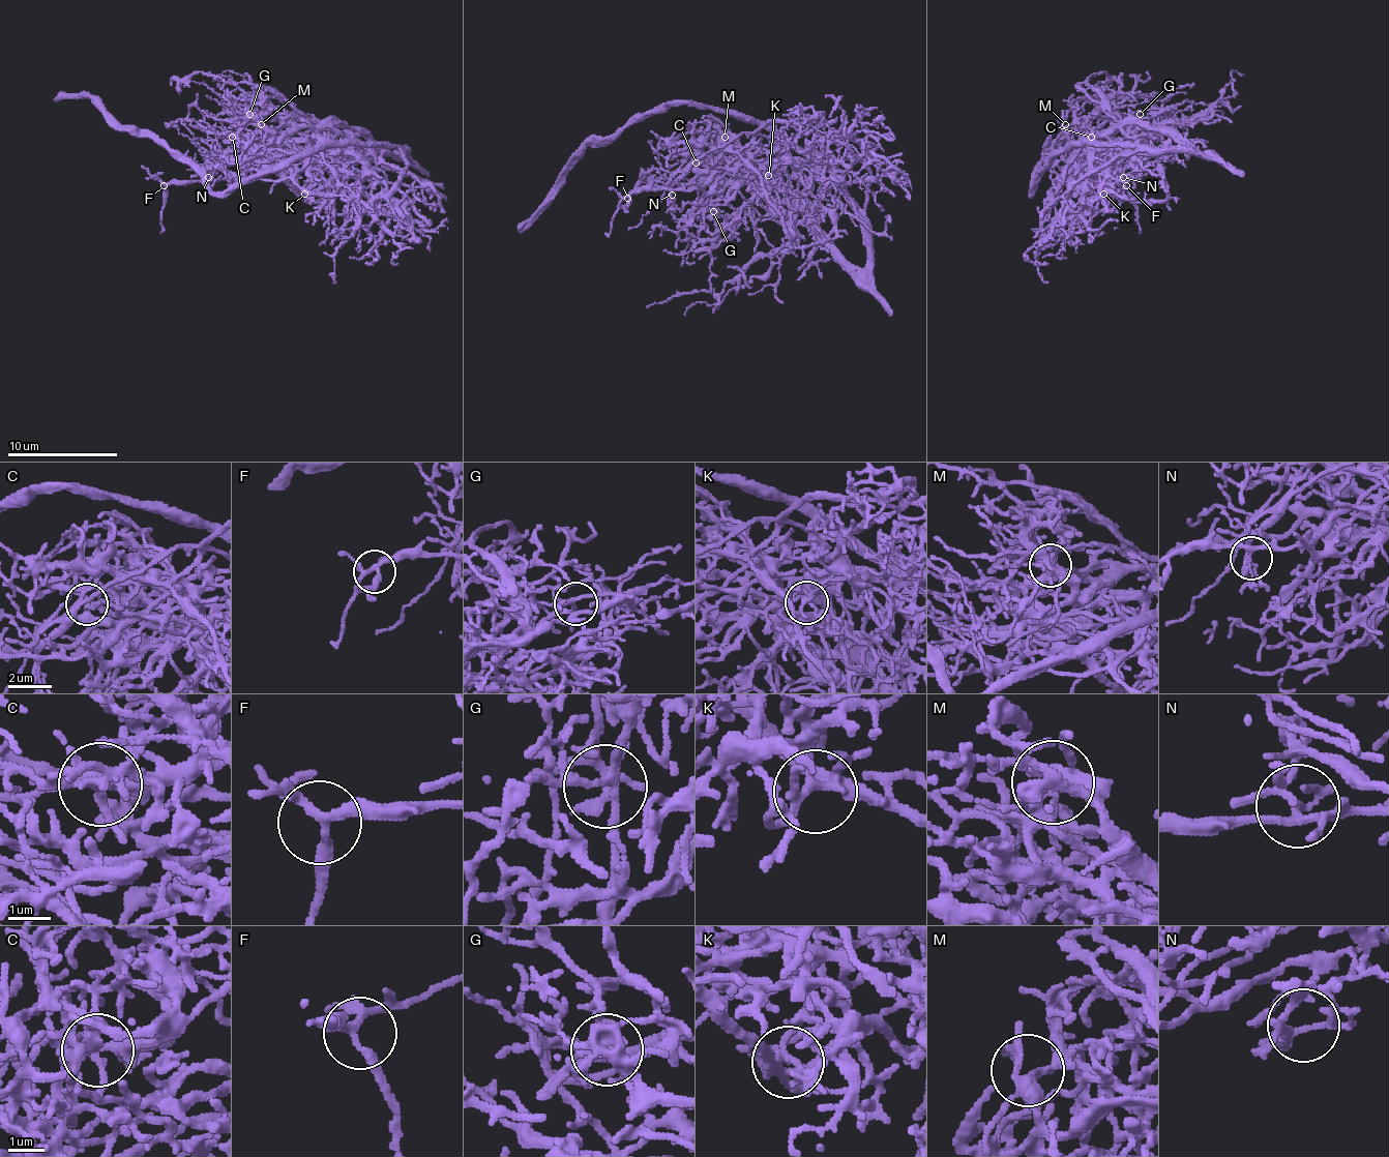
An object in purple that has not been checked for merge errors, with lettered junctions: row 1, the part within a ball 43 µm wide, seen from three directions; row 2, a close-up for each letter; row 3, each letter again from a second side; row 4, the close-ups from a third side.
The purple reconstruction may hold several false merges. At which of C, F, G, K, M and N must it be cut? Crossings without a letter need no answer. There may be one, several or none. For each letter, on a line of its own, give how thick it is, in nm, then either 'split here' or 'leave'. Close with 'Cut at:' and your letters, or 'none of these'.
C: 280 nm | leave
F: 200 nm | leave
G: 180 nm | leave
K: 200 nm | leave
M: 280 nm | leave
N: 160 nm | leave
Cut at: none of these

